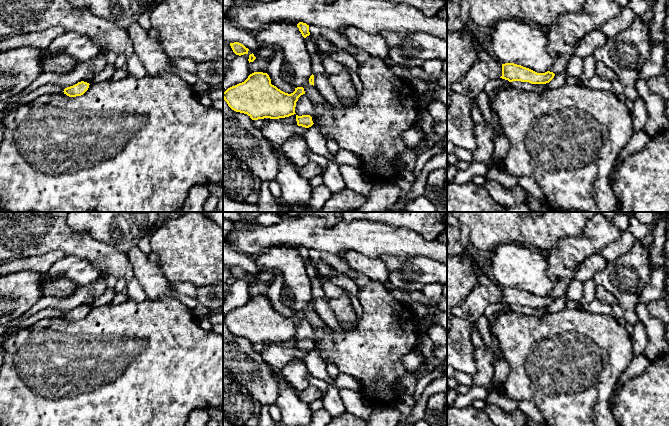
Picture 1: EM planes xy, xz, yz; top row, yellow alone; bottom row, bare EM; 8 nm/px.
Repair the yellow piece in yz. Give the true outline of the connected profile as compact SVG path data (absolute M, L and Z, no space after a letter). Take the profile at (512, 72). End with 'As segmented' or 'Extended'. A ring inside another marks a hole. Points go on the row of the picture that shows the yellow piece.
M514 63L502 64L502 76L500 78L509 82L521 81L531 84L546 84L549 83L555 74L547 71L545 73L537 73L529 68L517 65Z. As segmented

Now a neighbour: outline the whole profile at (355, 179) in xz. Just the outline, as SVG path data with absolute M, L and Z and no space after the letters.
M341 164L340 172L345 180L346 188L367 196L370 194L374 184L365 176L359 167Z

